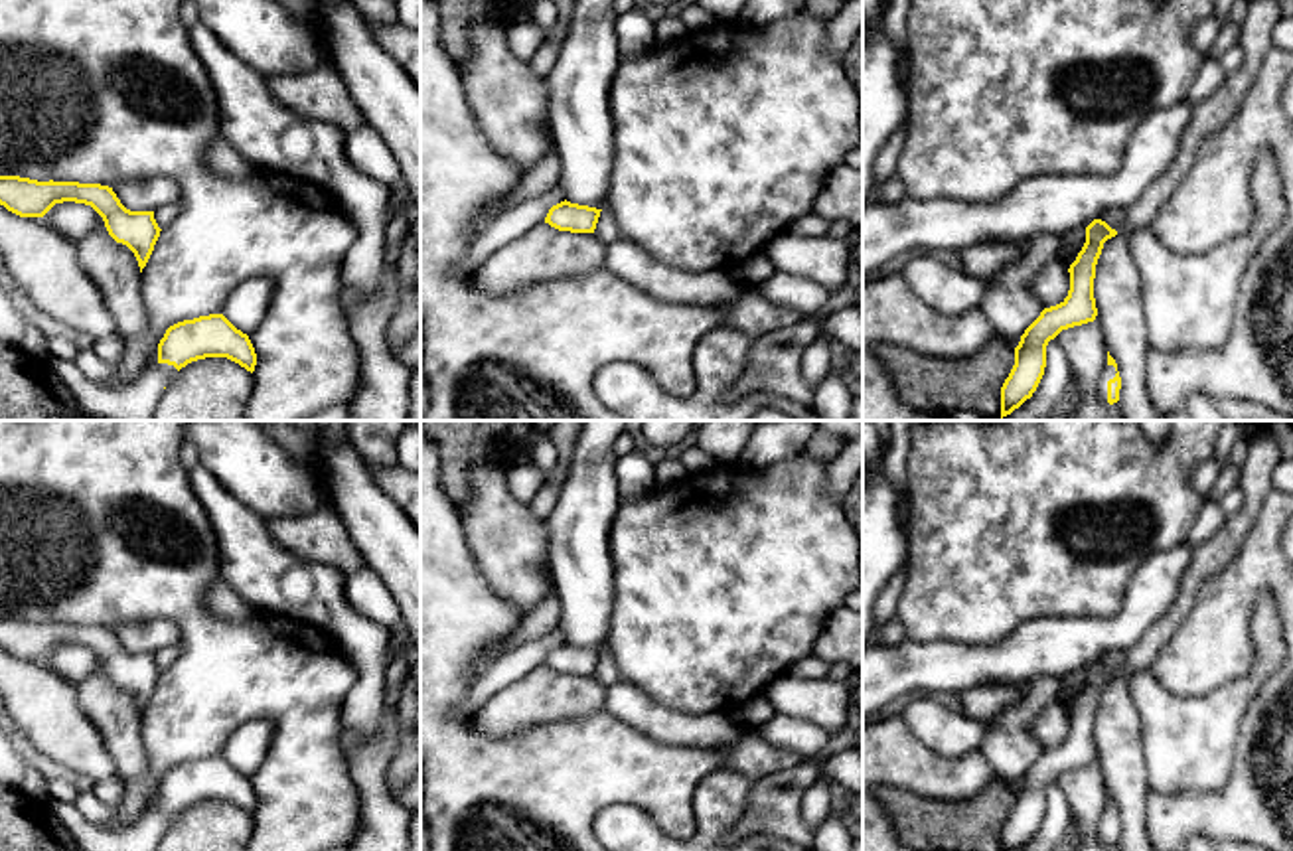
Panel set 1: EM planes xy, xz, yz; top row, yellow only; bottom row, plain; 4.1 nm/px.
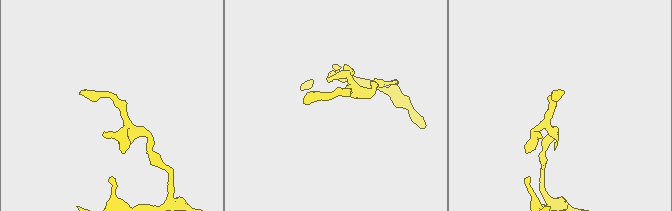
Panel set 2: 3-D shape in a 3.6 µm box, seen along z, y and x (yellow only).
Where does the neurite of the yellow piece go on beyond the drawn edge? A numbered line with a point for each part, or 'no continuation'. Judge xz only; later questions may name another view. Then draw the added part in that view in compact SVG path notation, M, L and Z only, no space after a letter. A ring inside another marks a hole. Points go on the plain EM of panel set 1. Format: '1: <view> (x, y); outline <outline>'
no continuation

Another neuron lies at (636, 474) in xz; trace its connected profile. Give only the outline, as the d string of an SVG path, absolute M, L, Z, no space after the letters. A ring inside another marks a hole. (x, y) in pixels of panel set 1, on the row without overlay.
M640 450L616 458L616 476L622 500L632 500L655 486L655 466Z

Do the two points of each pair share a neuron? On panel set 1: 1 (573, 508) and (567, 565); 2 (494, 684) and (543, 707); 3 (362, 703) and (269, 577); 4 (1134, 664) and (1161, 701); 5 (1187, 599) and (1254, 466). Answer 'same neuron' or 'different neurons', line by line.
1: same neuron
2: different neurons
3: same neuron
4: different neurons
5: same neuron

